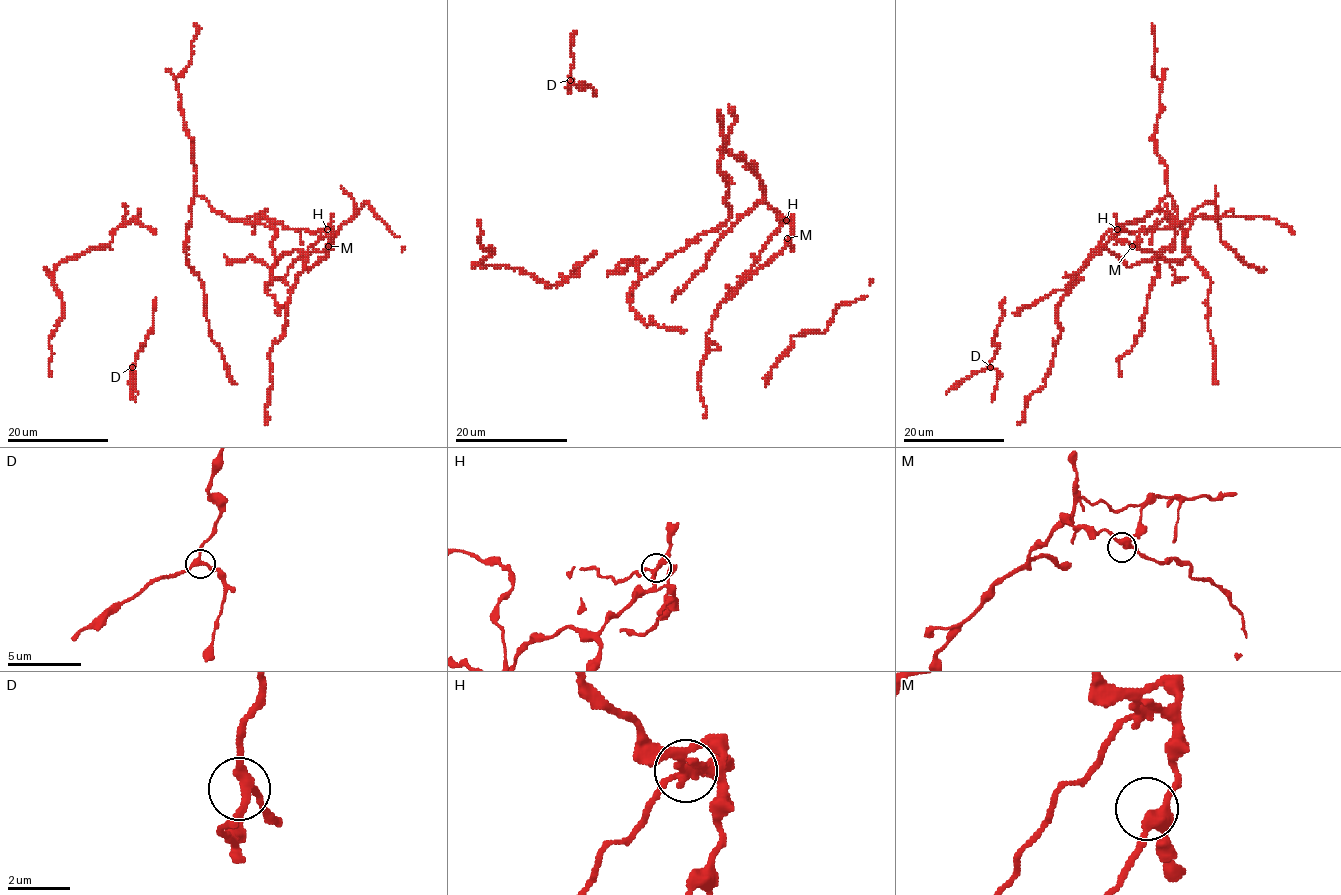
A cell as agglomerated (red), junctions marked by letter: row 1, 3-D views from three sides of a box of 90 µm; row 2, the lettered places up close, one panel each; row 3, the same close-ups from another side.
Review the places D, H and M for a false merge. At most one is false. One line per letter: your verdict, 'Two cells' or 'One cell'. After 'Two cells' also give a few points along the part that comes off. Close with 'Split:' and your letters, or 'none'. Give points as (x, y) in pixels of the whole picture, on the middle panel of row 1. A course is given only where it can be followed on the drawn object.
D: One cell
H: Two cells
M: One cell
Split: H

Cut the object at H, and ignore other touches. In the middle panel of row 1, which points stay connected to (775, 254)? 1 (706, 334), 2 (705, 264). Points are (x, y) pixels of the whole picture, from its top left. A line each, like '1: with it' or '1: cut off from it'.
1: cut off from it
2: with it

